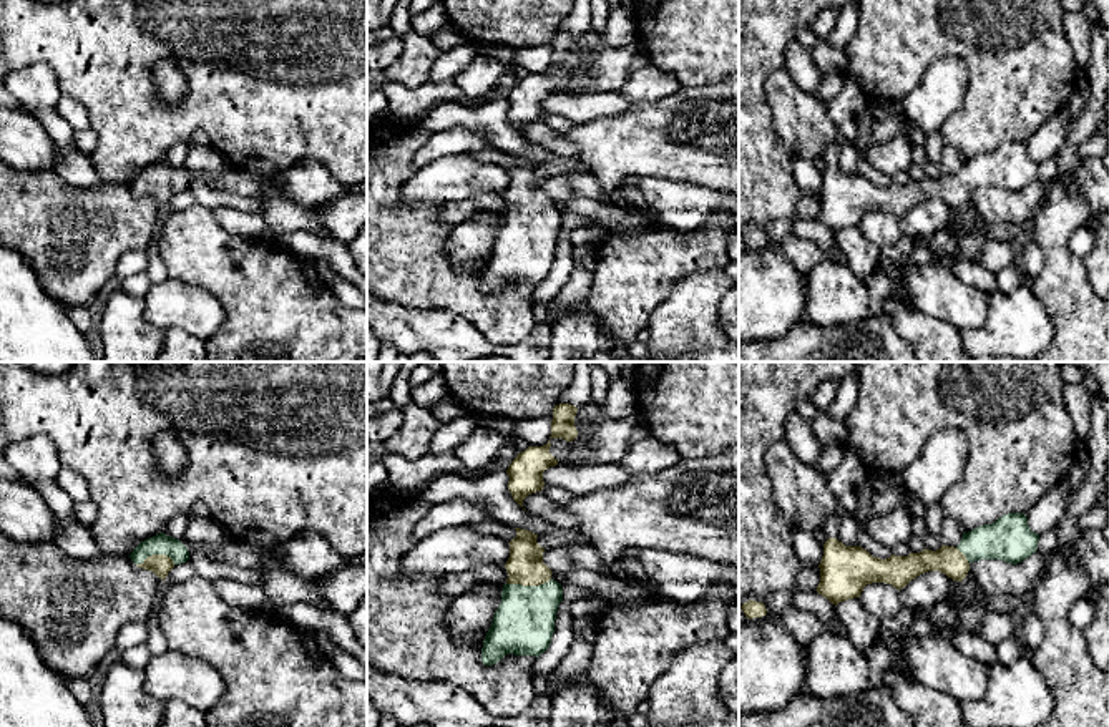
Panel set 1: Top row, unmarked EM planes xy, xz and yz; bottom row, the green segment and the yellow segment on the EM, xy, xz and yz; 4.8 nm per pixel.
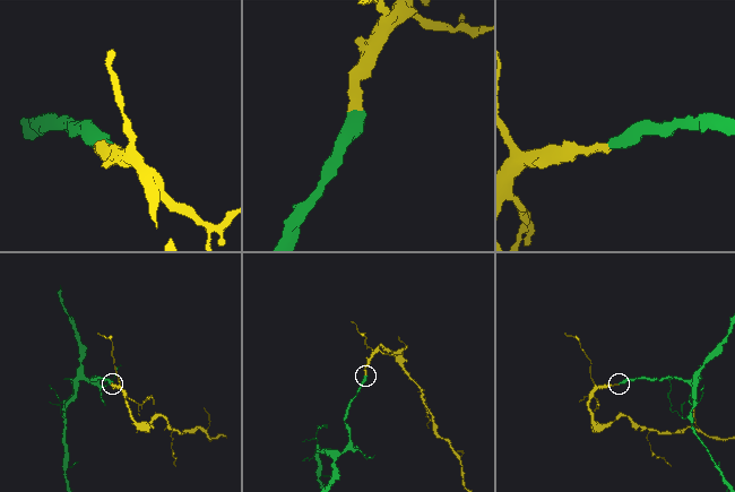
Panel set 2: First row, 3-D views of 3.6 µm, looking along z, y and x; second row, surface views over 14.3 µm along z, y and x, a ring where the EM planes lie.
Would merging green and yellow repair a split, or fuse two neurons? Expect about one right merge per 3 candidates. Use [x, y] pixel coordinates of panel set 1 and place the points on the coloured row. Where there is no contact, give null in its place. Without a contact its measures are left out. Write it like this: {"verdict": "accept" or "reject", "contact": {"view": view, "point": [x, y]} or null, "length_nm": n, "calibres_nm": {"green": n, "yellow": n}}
{"verdict": "accept", "contact": {"view": "xz", "point": [528, 586]}, "length_nm": 220, "calibres_nm": {"green": 300, "yellow": 180}}

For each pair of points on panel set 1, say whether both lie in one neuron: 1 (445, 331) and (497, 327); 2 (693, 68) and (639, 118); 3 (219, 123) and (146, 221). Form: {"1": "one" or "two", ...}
{"1": "two", "2": "two", "3": "two"}

